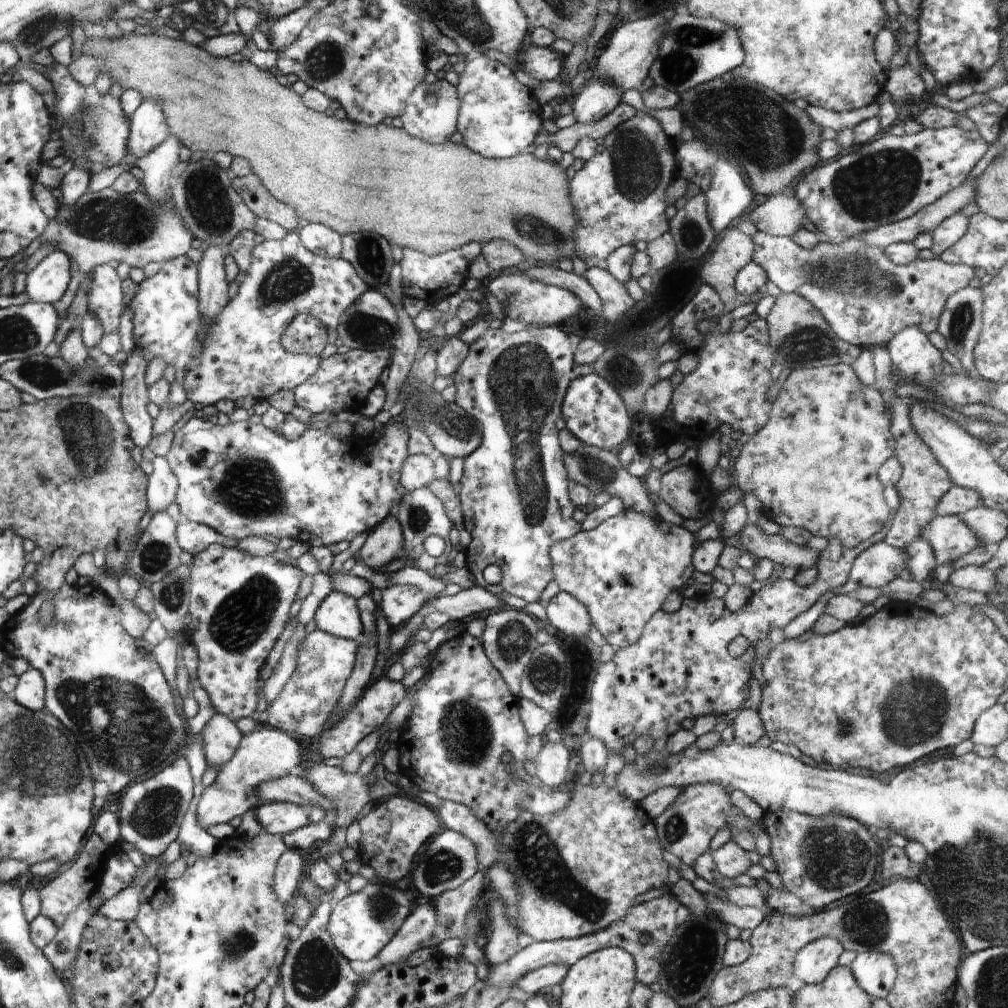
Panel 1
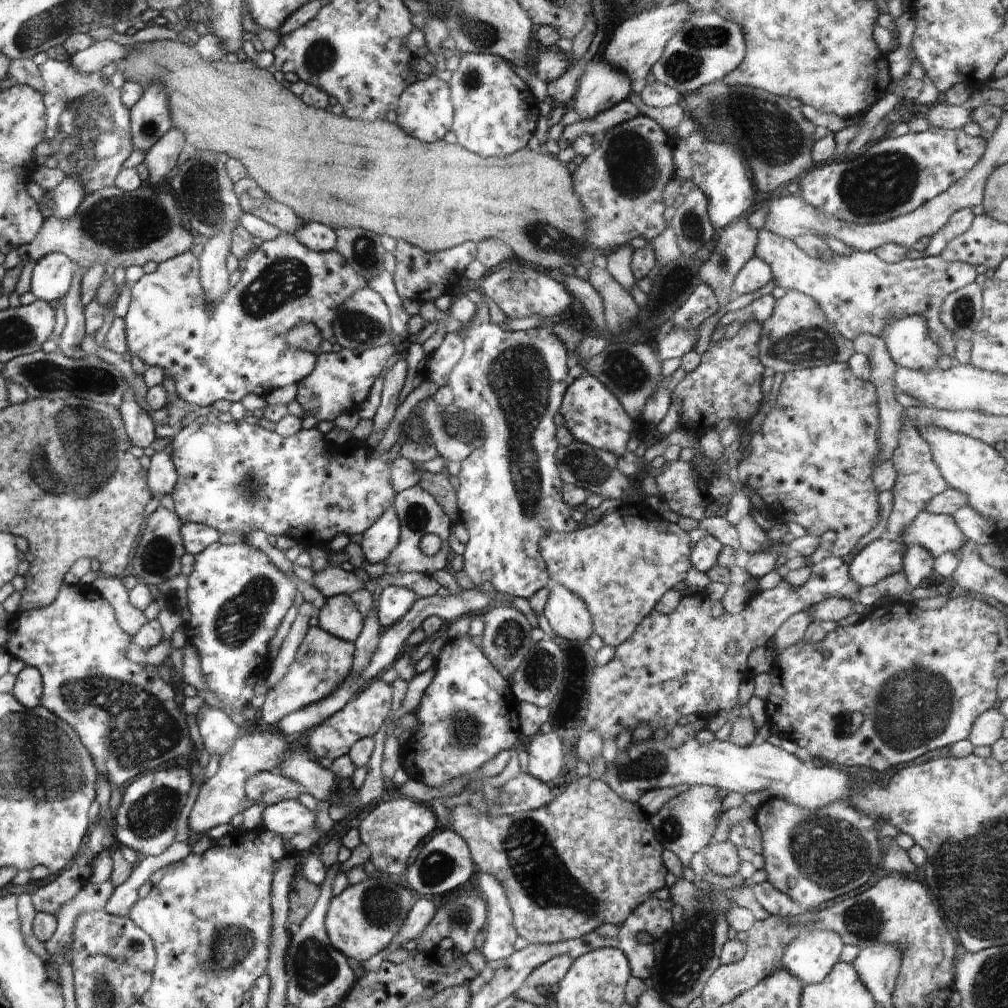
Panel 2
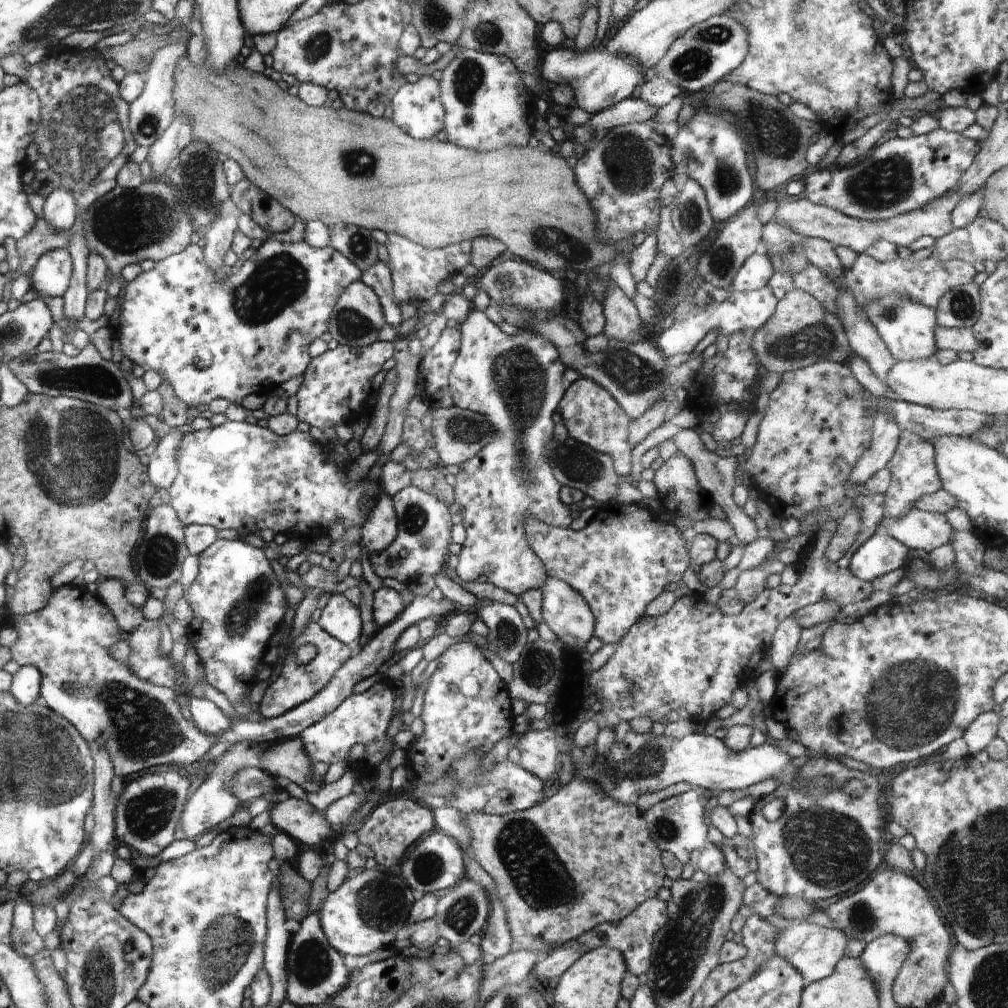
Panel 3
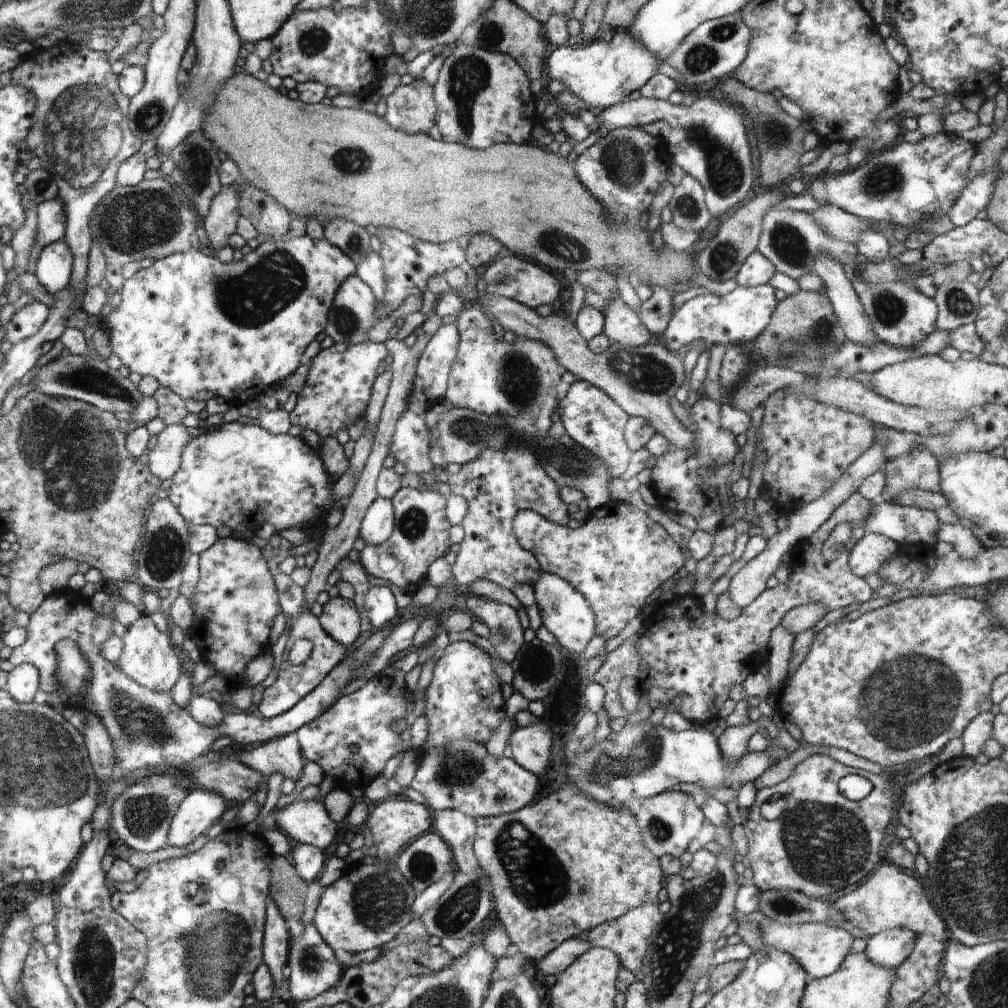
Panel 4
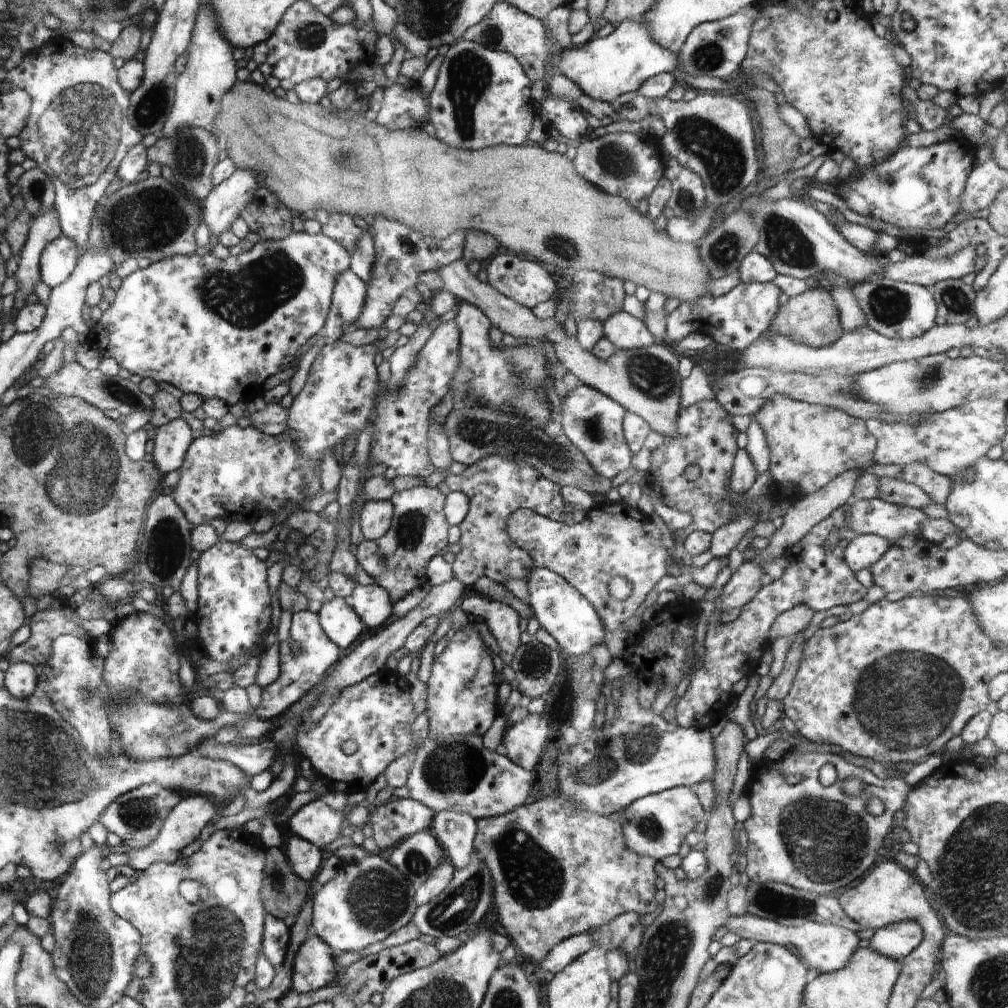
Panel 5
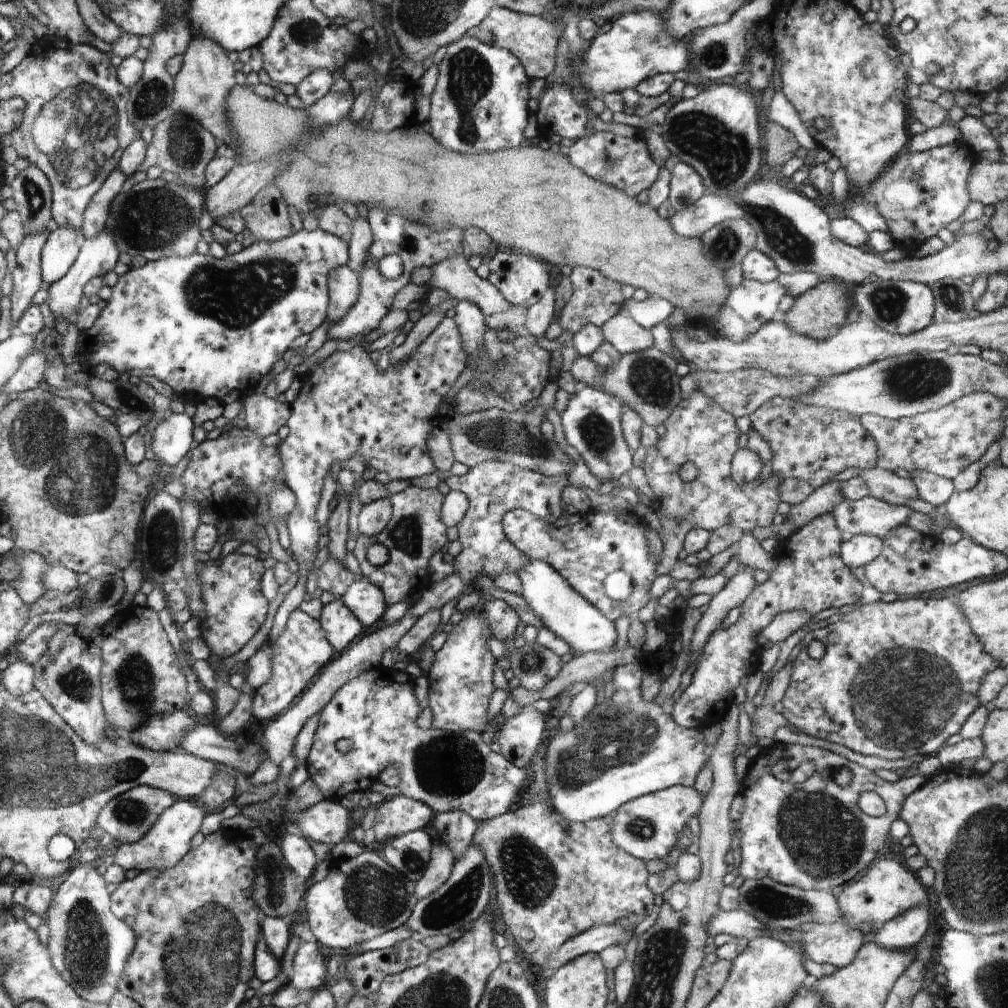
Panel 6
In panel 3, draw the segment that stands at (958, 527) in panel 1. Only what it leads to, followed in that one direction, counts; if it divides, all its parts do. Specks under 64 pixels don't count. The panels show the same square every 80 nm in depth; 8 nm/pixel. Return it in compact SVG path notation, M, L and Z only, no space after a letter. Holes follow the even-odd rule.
M918 509L908 510L902 516L898 516L898 520L892 518L882 518L882 522L878 526L887 530L888 534L901 544L904 544L909 550L924 550L926 553L931 553L935 548L940 548L943 544L948 544L952 538L954 528L946 522L944 515Z

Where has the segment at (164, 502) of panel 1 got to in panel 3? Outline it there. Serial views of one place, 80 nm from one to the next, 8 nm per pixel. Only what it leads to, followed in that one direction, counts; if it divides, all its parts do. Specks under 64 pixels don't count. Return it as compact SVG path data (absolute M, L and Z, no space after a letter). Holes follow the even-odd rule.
M171 429L163 437L160 436L154 452L148 462L148 477L156 488L170 489L178 474L178 444L184 434L177 429Z

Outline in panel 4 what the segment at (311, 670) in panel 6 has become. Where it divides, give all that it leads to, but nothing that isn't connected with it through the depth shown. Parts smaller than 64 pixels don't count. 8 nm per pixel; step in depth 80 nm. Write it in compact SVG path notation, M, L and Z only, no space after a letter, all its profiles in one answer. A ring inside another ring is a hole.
M311 613L300 614L291 626L289 634L289 640L283 652L283 663L278 667L277 679L272 686L265 688L260 704L255 706L254 711L267 719L277 717L290 710L297 702L302 700L302 697L310 694L328 676L328 673L344 660L344 654L347 652L347 647L330 638L324 632L319 618L314 617ZM302 638L312 640L312 644L314 644L312 655L304 664L291 664L288 660L290 649L294 646L294 642L298 642Z

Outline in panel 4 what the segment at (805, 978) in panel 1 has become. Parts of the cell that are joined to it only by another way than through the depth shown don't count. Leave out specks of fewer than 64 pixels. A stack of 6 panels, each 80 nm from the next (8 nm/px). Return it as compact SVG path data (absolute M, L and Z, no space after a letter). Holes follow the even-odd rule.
M776 921L761 925L763 941L776 950L792 955L805 970L807 982L812 979L824 978L834 974L842 961L850 953L853 938L842 928L831 927L820 923L802 923L799 925L783 925Z

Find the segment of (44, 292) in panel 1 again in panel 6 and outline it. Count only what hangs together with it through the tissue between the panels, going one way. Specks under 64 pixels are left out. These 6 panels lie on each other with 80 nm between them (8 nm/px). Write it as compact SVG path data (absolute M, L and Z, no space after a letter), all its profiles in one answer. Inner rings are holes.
M53 225L41 252L41 279L52 284L66 276L78 260L84 240L82 229Z

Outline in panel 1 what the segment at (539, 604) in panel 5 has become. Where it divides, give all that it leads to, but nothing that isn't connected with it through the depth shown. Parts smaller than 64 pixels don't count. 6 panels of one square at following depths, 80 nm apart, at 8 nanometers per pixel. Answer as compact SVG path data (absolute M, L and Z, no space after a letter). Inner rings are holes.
M560 591L545 606L548 622L567 636L588 636L592 622L588 610L572 595Z

